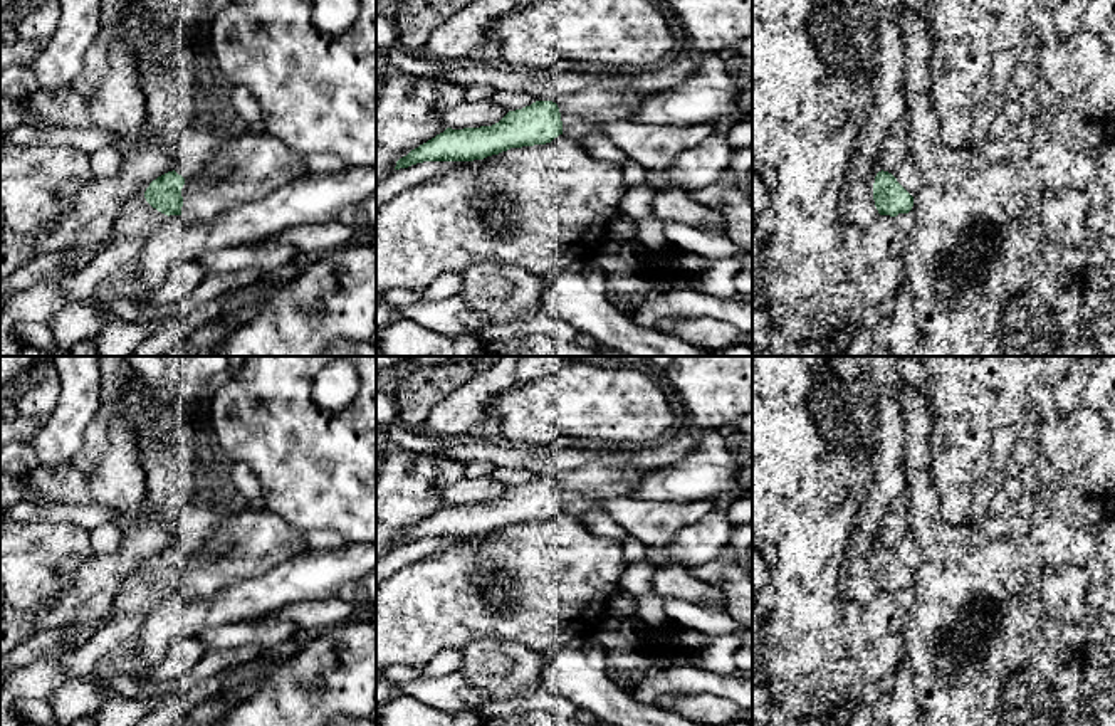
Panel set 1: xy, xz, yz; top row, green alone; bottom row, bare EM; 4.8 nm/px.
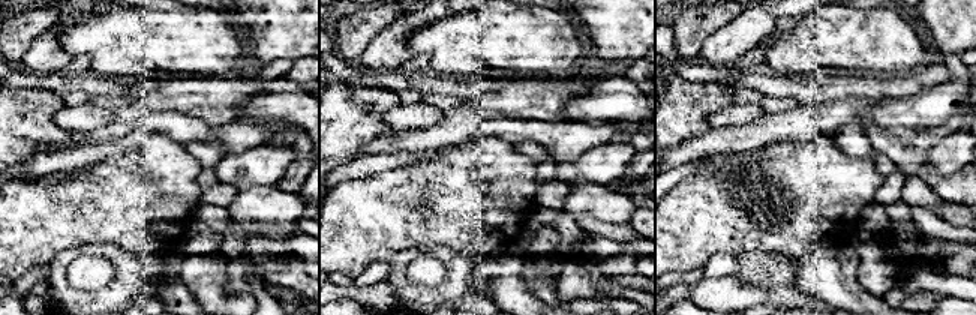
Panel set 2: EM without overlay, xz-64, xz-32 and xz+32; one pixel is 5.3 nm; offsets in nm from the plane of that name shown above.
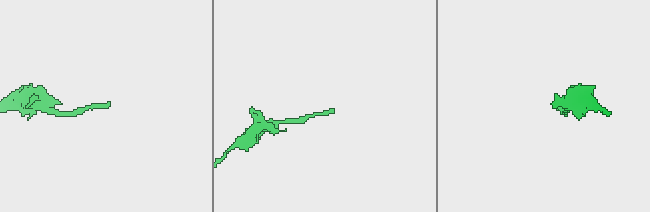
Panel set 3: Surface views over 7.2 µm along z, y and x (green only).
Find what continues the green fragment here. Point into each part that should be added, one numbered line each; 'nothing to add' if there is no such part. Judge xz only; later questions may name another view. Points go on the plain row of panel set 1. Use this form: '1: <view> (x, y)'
1: xz (598, 481)

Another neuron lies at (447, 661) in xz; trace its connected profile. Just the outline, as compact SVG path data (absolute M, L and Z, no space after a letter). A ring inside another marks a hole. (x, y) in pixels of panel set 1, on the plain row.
M460 649L440 650L425 667L420 679L438 677L462 669Z

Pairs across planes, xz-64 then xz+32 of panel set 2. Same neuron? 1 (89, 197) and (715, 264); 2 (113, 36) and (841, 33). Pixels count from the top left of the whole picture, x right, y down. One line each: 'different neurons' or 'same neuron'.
1: different neurons
2: same neuron

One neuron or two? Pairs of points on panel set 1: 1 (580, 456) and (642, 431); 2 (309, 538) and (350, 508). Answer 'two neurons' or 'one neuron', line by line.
1: two neurons
2: two neurons

